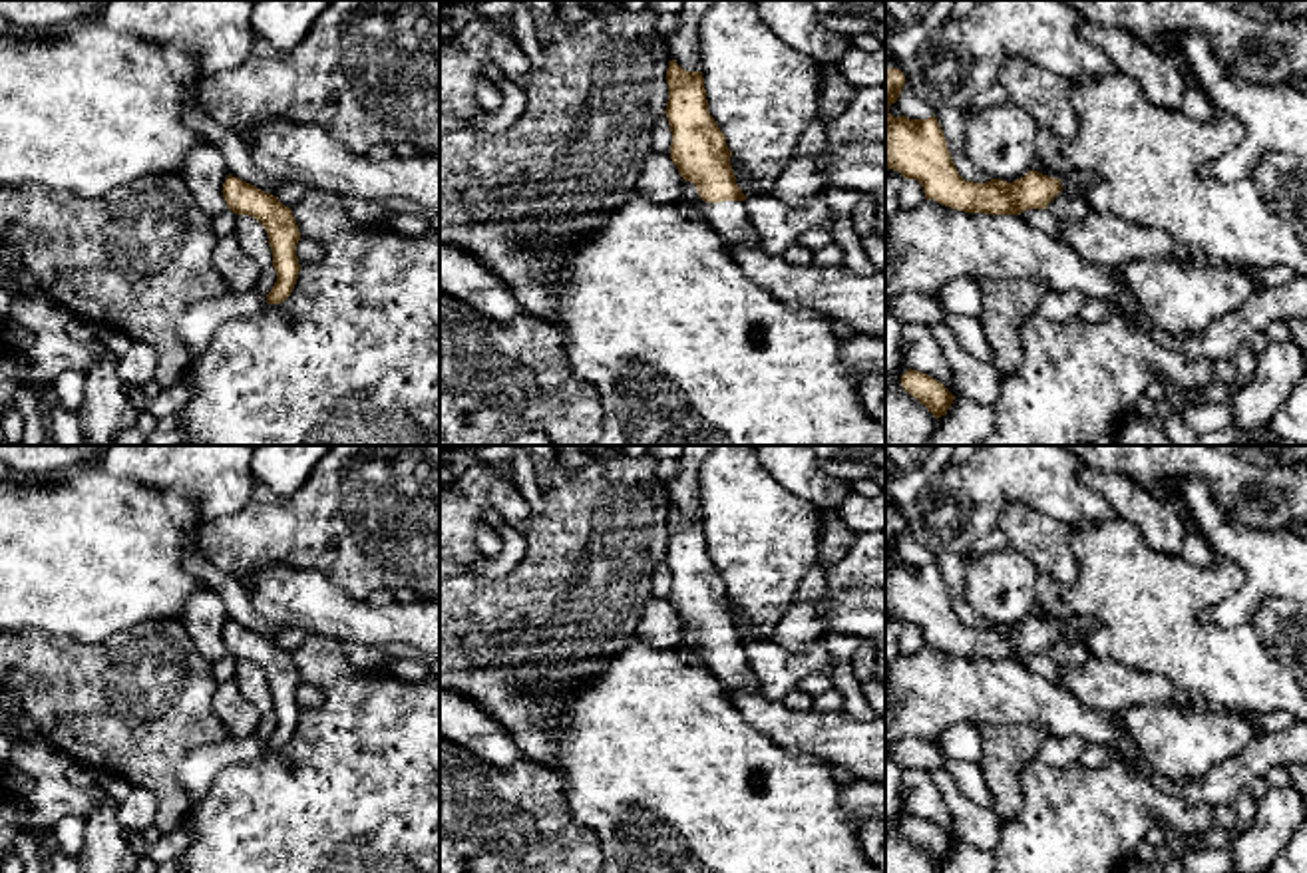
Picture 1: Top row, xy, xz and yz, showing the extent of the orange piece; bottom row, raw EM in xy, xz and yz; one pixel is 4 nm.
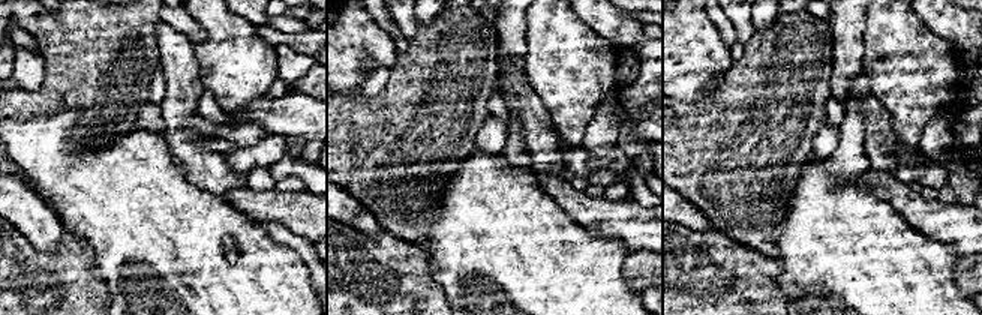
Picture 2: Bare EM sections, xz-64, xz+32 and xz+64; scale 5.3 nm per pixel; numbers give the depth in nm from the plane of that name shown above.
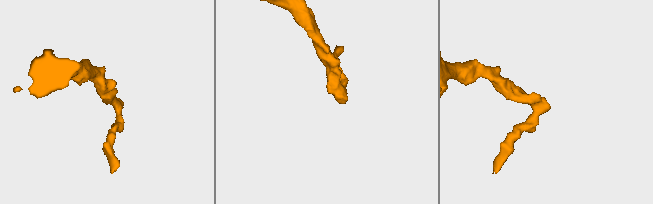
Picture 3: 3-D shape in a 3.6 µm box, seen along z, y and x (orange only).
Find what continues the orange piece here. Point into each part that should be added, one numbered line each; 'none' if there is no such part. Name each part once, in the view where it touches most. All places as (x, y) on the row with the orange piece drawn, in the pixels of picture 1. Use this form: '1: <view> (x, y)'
1: xz (729, 221)

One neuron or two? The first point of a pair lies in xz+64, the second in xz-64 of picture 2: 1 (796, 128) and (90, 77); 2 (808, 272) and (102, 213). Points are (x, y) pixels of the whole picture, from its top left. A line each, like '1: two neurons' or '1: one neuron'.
1: one neuron
2: one neuron

